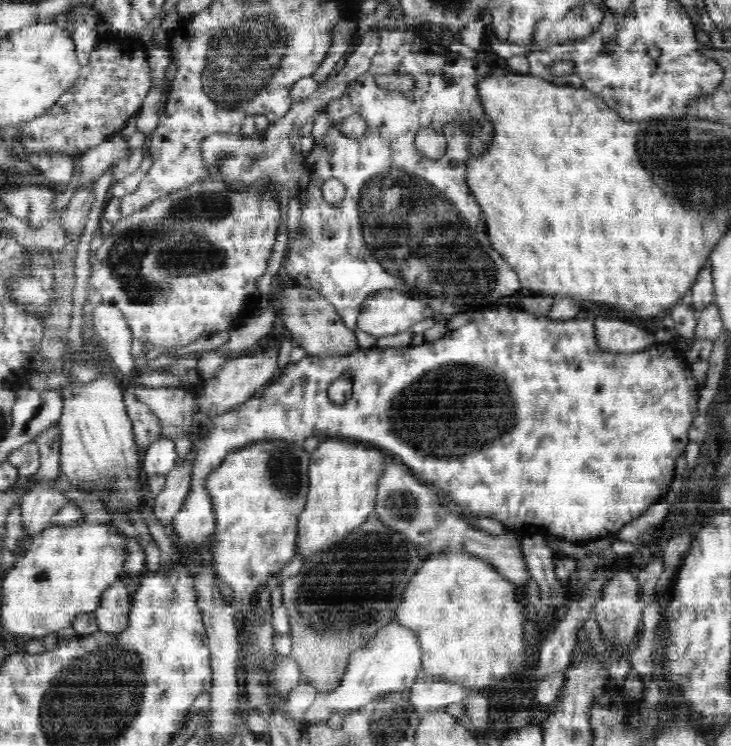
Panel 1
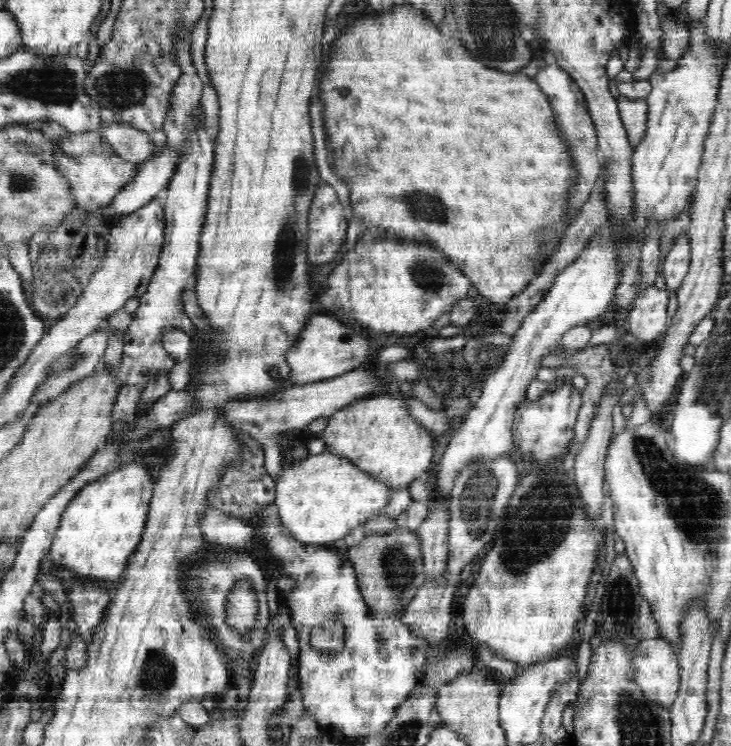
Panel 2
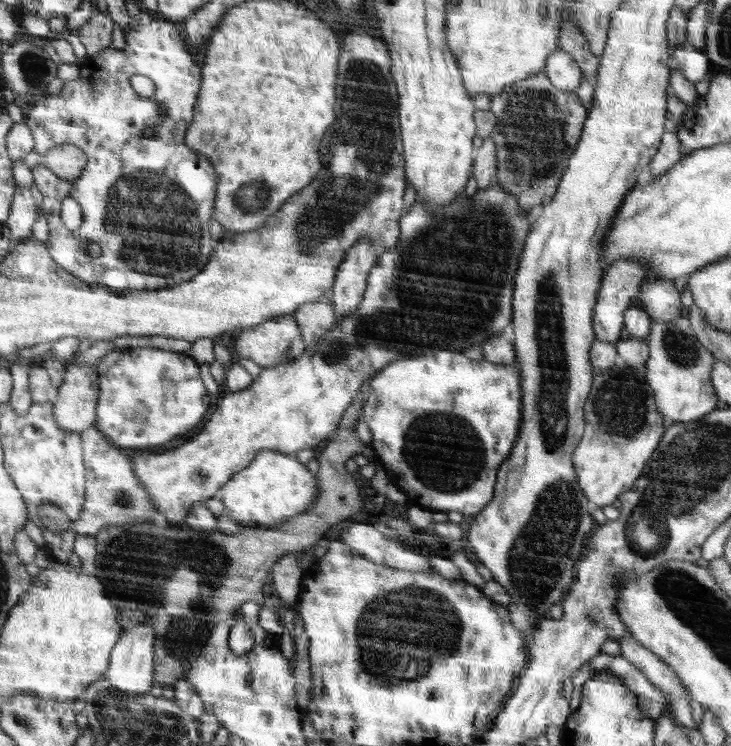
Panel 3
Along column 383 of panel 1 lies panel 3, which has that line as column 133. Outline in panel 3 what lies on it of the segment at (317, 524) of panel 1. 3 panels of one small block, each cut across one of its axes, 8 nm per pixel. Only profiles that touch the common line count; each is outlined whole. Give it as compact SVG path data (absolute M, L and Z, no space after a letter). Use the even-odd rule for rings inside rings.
M492 182L488 189L476 190L472 196L462 192L448 206L434 210L417 198L408 212L404 212L399 243L380 254L376 266L372 268L366 294L359 307L344 320L335 320L334 326L316 340L316 352L308 354L305 351L298 359L286 364L263 368L254 383L238 393L223 391L203 432L182 446L162 454L130 456L132 469L140 484L144 484L144 490L148 492L154 508L160 512L161 519L175 527L183 525L195 503L217 496L232 475L247 468L259 452L293 455L313 449L322 440L328 441L336 433L364 383L387 364L442 349L462 353L468 345L480 345L488 337L502 334L511 322L516 275L538 210L533 211L533 215L526 214L523 206L516 206L518 200L506 196L498 186Z

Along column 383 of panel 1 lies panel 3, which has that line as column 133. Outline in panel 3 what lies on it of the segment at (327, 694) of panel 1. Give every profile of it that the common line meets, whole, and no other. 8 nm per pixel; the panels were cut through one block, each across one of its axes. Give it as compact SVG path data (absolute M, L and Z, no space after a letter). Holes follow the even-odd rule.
M148 620L139 626L123 630L122 636L111 652L109 668L104 678L108 679L116 690L123 691L125 694L143 695L155 692L158 688L155 686L154 677L156 640L155 626Z

